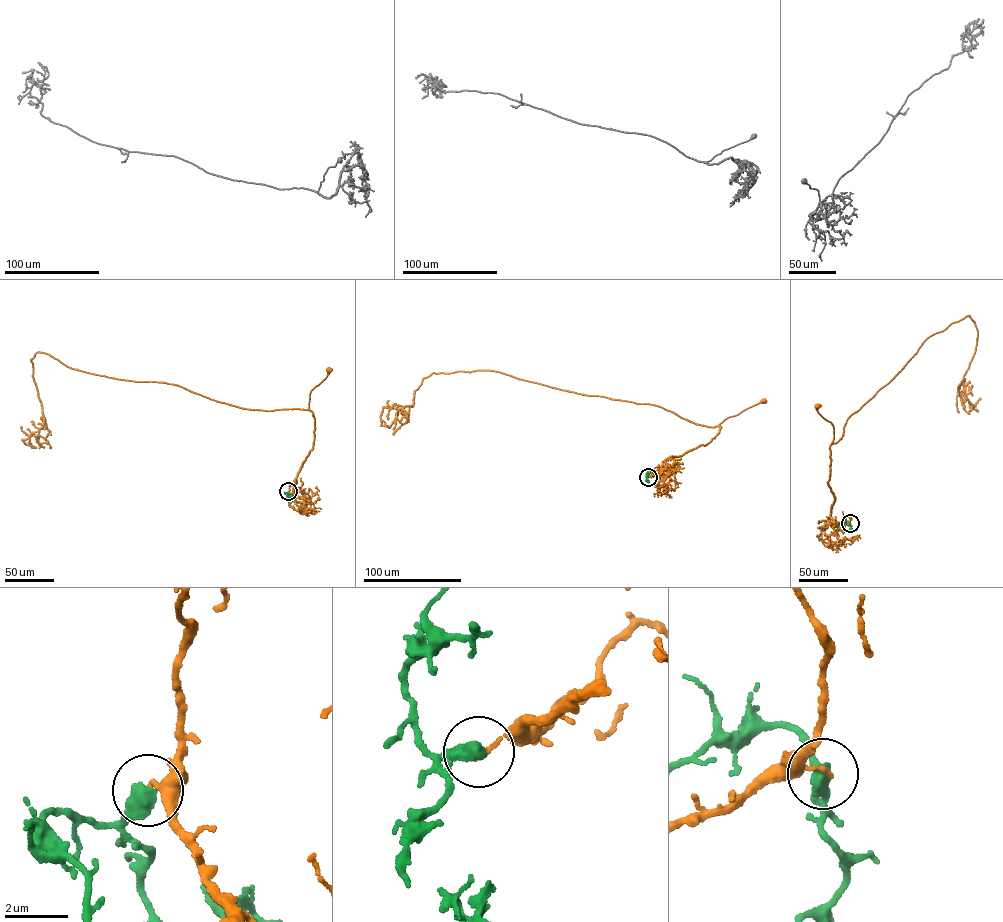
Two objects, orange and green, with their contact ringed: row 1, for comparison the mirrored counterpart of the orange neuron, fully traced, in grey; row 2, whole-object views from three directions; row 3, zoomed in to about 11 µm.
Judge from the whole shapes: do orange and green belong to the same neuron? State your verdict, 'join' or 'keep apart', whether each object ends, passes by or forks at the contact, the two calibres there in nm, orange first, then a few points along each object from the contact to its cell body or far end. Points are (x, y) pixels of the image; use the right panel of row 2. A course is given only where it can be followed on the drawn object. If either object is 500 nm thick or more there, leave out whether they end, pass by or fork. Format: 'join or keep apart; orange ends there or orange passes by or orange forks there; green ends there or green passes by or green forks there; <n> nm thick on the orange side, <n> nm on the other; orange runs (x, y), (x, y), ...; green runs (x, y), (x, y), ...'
keep apart; 120 nm thick on the orange side, 550 nm on the other; orange runs (850, 523), (840, 525), (830, 516), (834, 494), (827, 482), (833, 428), (818, 412), (818, 406); green runs (850, 523), (837, 529)

